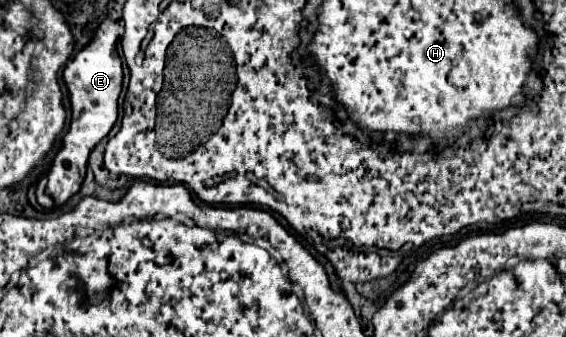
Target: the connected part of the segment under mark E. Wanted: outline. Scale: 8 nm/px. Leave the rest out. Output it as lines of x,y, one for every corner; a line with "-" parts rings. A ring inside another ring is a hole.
106,18
96,28
92,40
64,66
62,80
70,94
70,126
62,138
62,148
56,152
52,168
48,172
46,193
54,200
54,208
62,206
80,190
86,174
86,162
92,148
108,136
118,118
118,99
122,90
122,58
116,50
122,26
112,18

